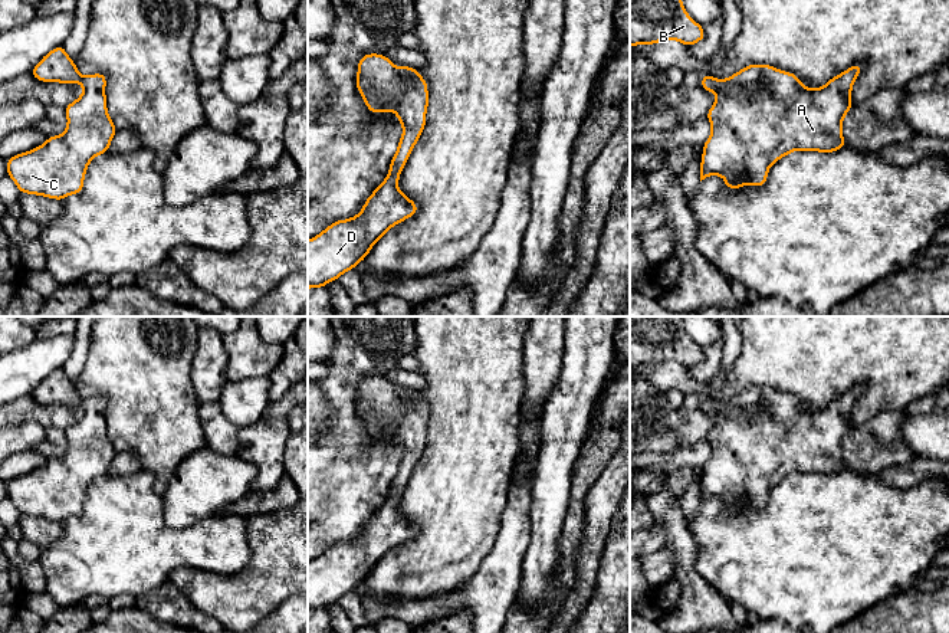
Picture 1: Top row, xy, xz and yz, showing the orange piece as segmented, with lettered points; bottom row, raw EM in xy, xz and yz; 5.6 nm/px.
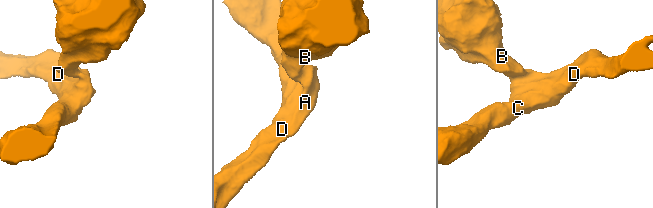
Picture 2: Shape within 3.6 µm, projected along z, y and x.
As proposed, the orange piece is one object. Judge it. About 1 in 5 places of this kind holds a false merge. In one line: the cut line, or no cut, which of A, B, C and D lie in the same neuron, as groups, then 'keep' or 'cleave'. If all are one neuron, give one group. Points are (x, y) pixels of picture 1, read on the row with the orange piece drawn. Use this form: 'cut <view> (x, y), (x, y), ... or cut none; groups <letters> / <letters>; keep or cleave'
cut none; groups A B C D; keep

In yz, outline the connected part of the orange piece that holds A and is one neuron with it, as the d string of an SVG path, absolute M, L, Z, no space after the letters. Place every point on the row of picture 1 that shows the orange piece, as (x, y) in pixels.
M857 63L817 89L805 88L797 75L771 65L748 65L726 79L705 73L700 86L718 96L706 115L712 132L703 144L700 181L720 176L725 188L762 187L771 165L792 151L840 151L845 147L843 119L853 106L851 89L861 69Z

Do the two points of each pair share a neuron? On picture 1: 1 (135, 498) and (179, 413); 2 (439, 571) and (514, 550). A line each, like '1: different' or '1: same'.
1: different
2: different

